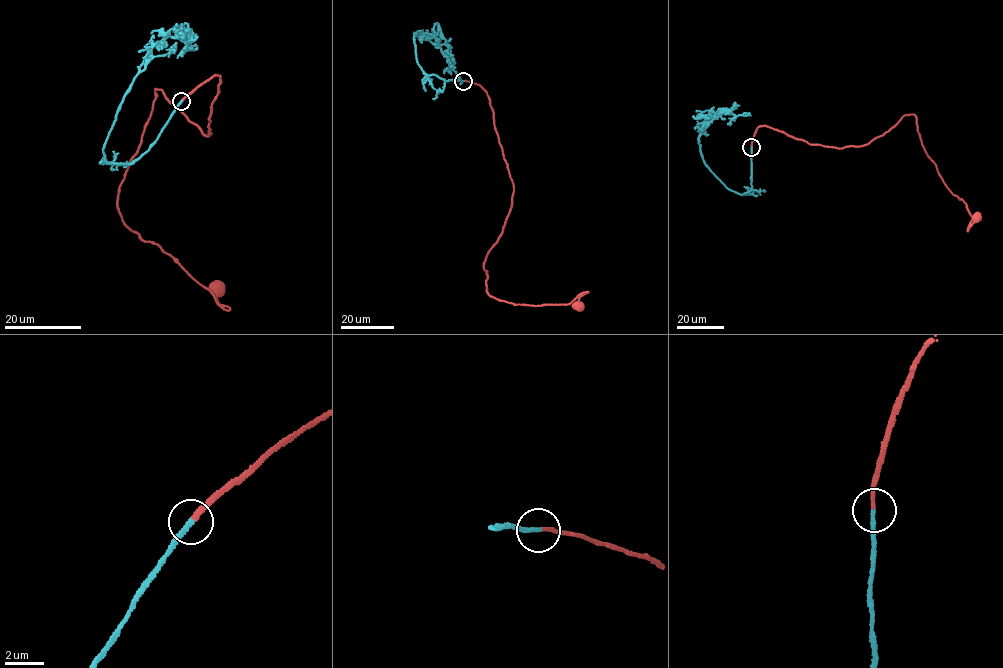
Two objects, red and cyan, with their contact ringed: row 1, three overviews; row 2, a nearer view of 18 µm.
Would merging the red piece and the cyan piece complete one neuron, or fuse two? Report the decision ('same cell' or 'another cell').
same cell

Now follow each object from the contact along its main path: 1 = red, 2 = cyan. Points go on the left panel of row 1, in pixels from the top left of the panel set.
1: (182, 100), (220, 76), (207, 136), (154, 90), (117, 206), (127, 226), (157, 244), (228, 310), (217, 291)
2: (182, 101), (155, 144), (129, 164), (109, 163), (111, 128), (151, 49), (185, 31), (188, 46), (197, 46)

